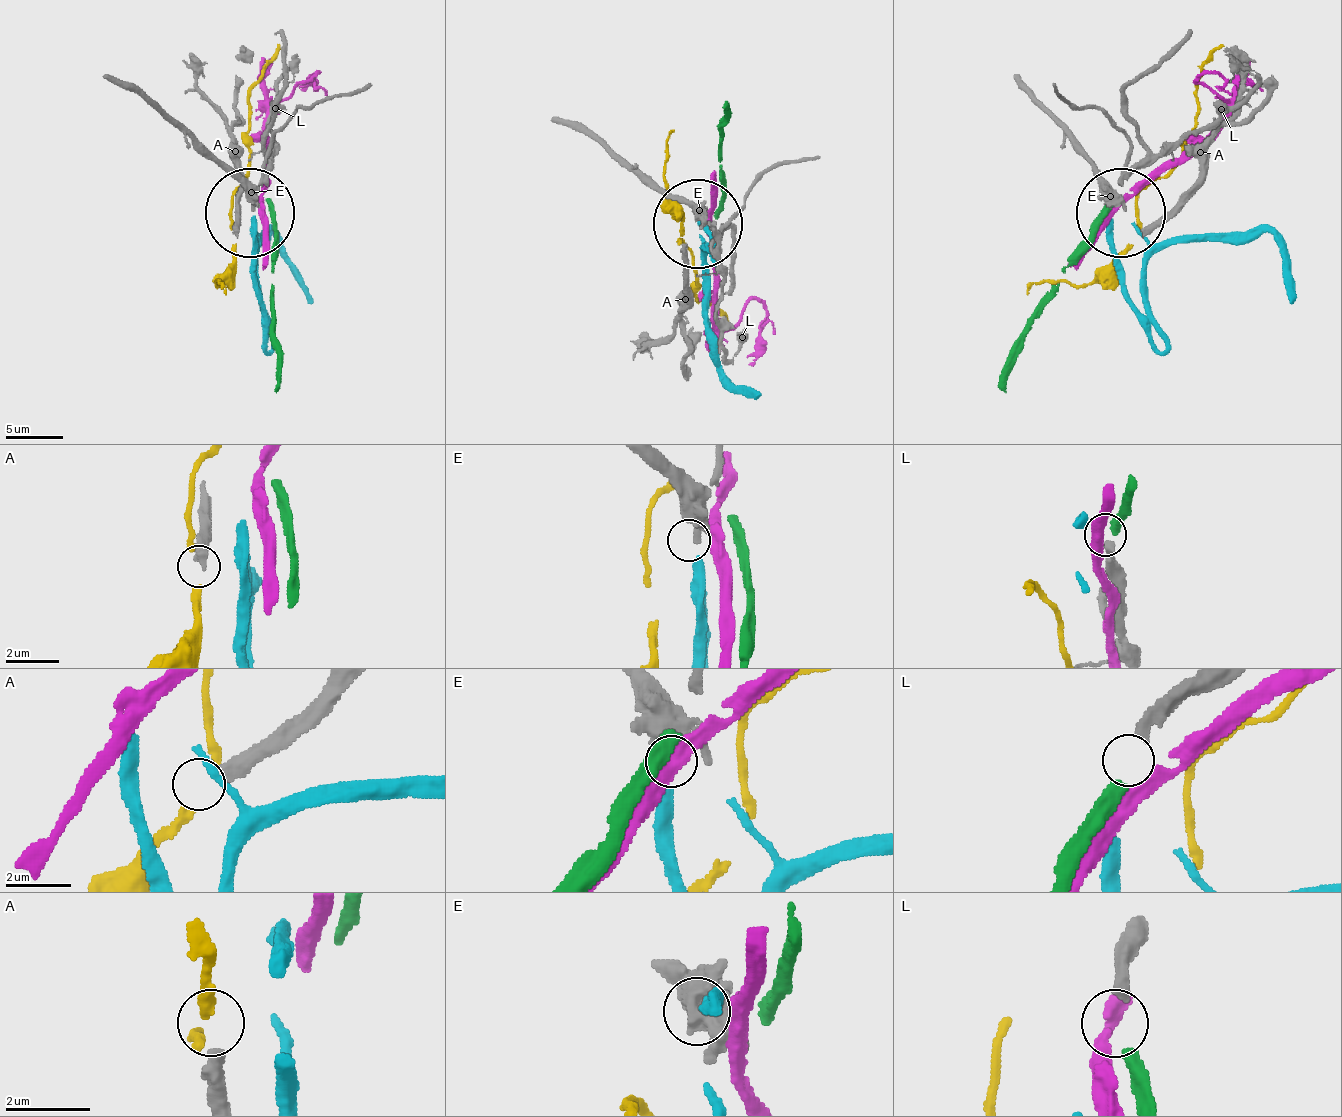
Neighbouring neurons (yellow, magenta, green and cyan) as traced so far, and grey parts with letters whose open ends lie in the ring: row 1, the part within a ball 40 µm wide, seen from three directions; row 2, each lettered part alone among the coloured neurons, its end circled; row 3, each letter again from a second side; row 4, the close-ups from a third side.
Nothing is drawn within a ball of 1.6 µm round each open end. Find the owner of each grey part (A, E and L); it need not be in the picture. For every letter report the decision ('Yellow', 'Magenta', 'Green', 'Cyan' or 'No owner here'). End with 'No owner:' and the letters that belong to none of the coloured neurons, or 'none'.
A: No owner here
E: Cyan
L: Green
No owner: A

